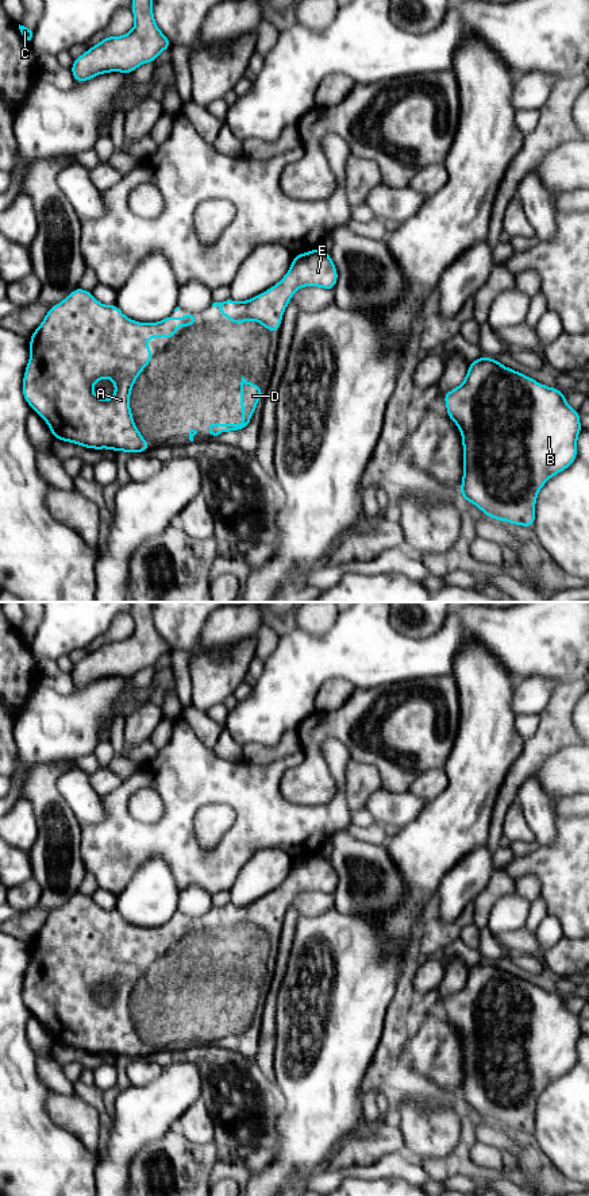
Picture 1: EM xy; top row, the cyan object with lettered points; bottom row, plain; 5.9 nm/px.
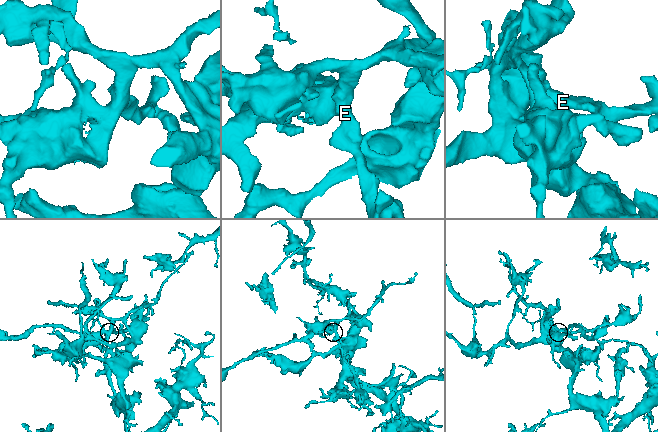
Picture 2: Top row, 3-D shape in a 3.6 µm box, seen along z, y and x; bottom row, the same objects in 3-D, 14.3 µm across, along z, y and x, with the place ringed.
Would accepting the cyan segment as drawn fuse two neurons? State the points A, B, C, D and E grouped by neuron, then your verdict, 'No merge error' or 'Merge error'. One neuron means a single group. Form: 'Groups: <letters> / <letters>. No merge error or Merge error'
Groups: A B C D E. No merge error

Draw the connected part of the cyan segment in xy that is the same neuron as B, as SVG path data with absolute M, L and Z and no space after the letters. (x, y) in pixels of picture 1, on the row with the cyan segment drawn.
M484 355L469 364L465 381L442 397L447 406L447 417L455 423L462 435L465 471L461 497L497 521L532 528L540 489L577 459L577 437L582 431L581 413L567 405L565 393L557 387L544 386Z

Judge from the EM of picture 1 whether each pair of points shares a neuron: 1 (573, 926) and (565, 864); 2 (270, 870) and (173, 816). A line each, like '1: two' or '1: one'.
1: one
2: two

